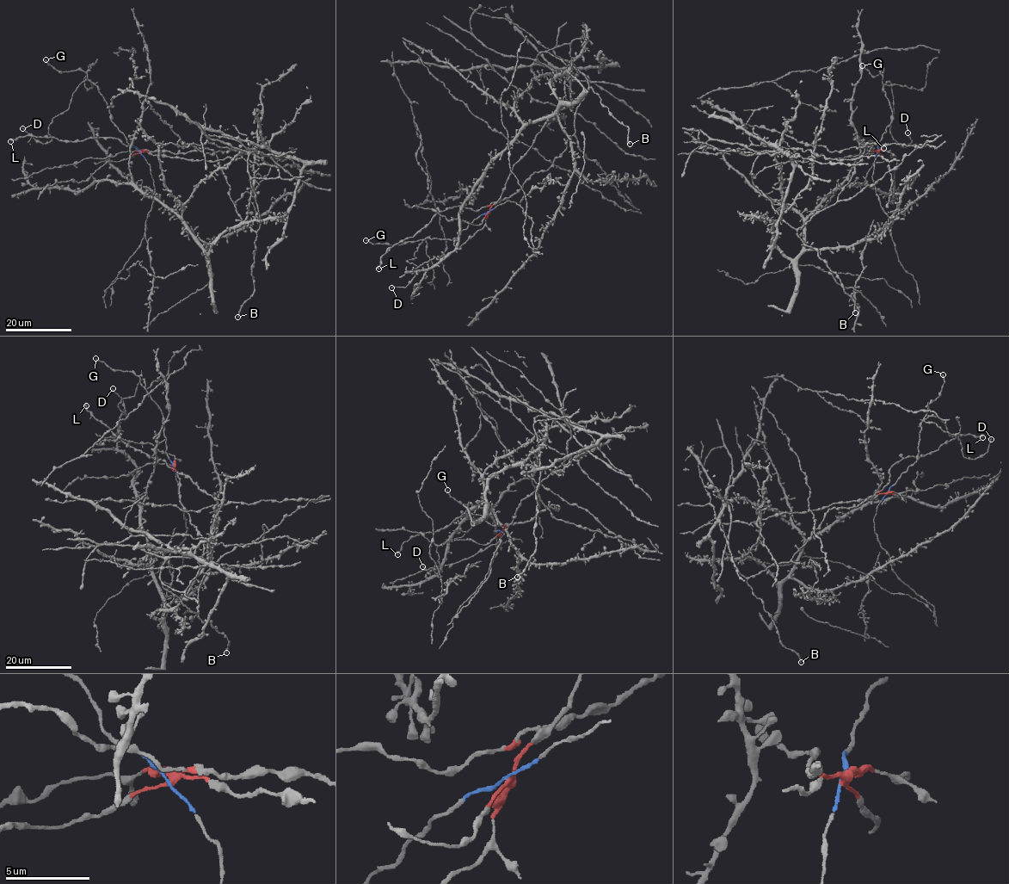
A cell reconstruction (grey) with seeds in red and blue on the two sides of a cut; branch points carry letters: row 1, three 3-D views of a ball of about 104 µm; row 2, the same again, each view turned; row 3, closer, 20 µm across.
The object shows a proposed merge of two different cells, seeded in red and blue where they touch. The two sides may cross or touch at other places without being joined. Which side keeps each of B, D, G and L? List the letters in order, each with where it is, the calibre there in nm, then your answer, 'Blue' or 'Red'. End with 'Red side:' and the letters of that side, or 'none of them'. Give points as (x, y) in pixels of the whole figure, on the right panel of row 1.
B: Place: (855, 312). Thickness 140 nm. Red
D: Place: (907, 132). Thickness 170 nm. Blue
G: Place: (862, 65). Thickness 190 nm. Blue
L: Place: (883, 148). Thickness 340 nm. Red
Red side: B, L

